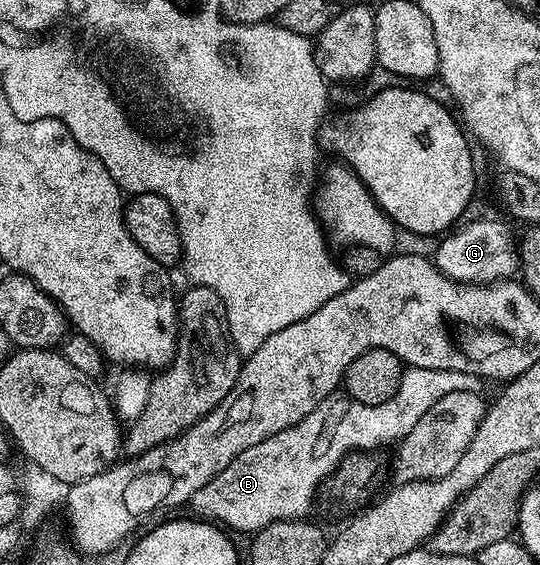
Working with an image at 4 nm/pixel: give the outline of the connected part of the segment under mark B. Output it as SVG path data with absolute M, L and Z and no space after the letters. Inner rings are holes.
M425 367L404 368L401 387L393 399L385 403L370 405L355 401L346 395L332 395L326 397L320 405L301 423L293 427L285 427L285 431L277 431L277 435L269 435L269 439L261 439L261 443L241 451L225 471L221 471L201 491L192 495L189 502L190 508L195 508L200 518L210 519L228 530L240 529L243 533L254 535L260 529L269 527L269 523L274 521L293 521L303 519L308 516L311 504L315 501L315 492L319 489L319 484L326 482L339 468L343 458L356 451L375 451L378 445L389 445L402 441L413 427L417 427L417 419L437 403L437 399L445 399L445 395L453 395L455 391L469 391L479 393L481 387L480 378L474 377L472 373L462 373L461 371L449 371L448 369L426 369Z

